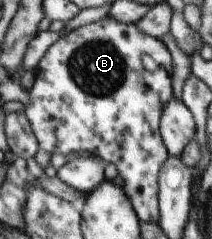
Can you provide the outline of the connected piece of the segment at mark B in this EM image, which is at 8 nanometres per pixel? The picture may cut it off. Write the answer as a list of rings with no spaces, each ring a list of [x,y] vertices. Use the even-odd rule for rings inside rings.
[[[106,16],[103,19],[91,22],[76,29],[69,31],[62,37],[59,37],[48,49],[46,49],[44,55],[34,67],[33,85],[29,89],[30,103],[24,108],[23,112],[25,118],[29,121],[31,130],[37,139],[37,146],[48,153],[62,153],[64,155],[68,153],[74,153],[77,151],[86,151],[86,153],[92,156],[97,156],[104,164],[112,163],[117,169],[117,174],[124,179],[124,183],[120,186],[127,195],[129,203],[132,203],[133,210],[139,215],[141,220],[150,223],[158,223],[159,219],[159,206],[158,206],[158,177],[160,175],[160,169],[163,167],[163,163],[168,158],[167,148],[164,147],[163,141],[160,141],[159,134],[159,119],[165,109],[165,106],[170,99],[170,73],[171,68],[171,55],[168,49],[164,45],[162,39],[150,37],[142,33],[135,23],[122,23],[110,16]],[[148,57],[156,63],[156,71],[146,71],[144,65],[142,65],[142,59]]]

